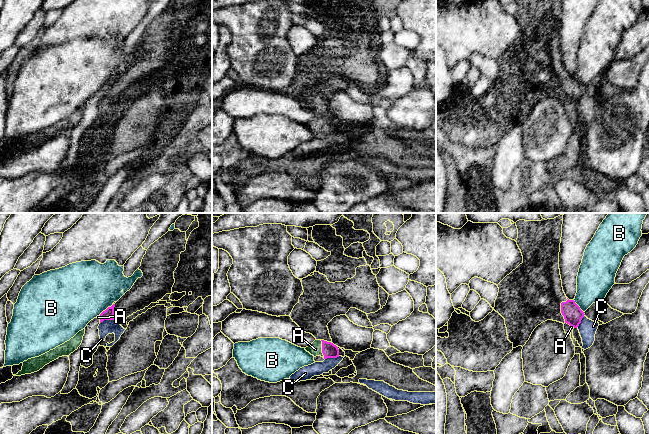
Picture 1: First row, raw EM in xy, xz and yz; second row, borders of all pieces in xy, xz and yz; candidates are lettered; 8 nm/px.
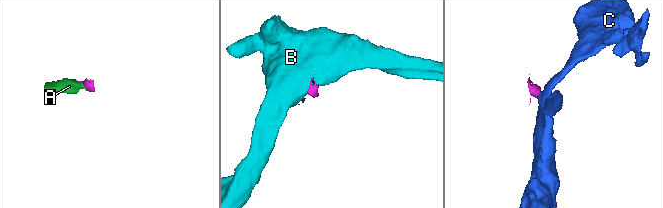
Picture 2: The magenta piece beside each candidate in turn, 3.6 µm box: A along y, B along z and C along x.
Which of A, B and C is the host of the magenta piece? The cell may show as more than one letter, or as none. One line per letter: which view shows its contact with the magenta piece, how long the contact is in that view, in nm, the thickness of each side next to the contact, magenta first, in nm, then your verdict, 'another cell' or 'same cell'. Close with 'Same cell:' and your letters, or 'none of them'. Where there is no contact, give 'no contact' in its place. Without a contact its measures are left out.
A: contact in xz; length 150 nm; calibres 120 and 110 nm; same cell
B: contact in xy; length 150 nm; calibres 90 and 480 nm; another cell
C: contact in xy; length 120 nm; calibres 90 and 120 nm; another cell
Same cell: A

